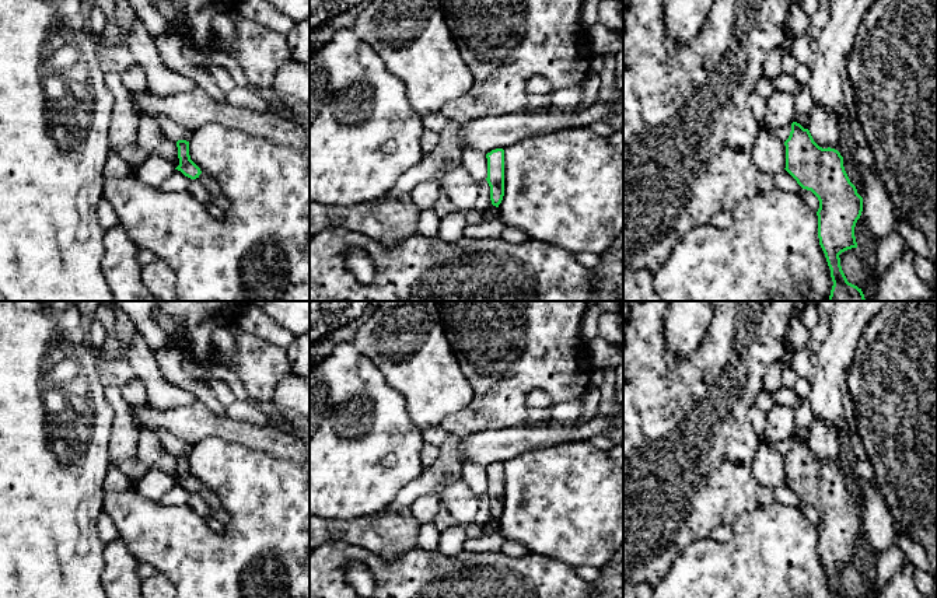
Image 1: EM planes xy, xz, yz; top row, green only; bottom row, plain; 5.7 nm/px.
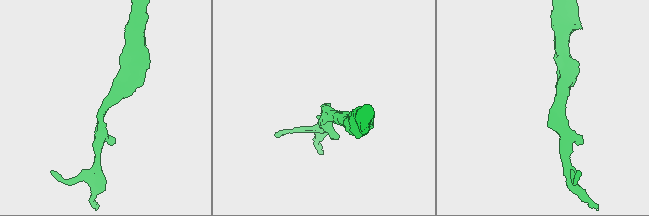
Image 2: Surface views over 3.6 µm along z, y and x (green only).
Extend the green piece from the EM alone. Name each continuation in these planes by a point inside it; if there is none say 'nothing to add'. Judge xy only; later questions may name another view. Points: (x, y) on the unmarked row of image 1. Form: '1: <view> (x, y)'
nothing to add

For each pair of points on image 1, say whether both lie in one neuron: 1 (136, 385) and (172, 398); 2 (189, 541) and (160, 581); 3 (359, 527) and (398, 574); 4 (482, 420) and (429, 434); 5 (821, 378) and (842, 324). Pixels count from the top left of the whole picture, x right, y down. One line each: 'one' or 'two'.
1: two
2: two
3: two
4: two
5: one

